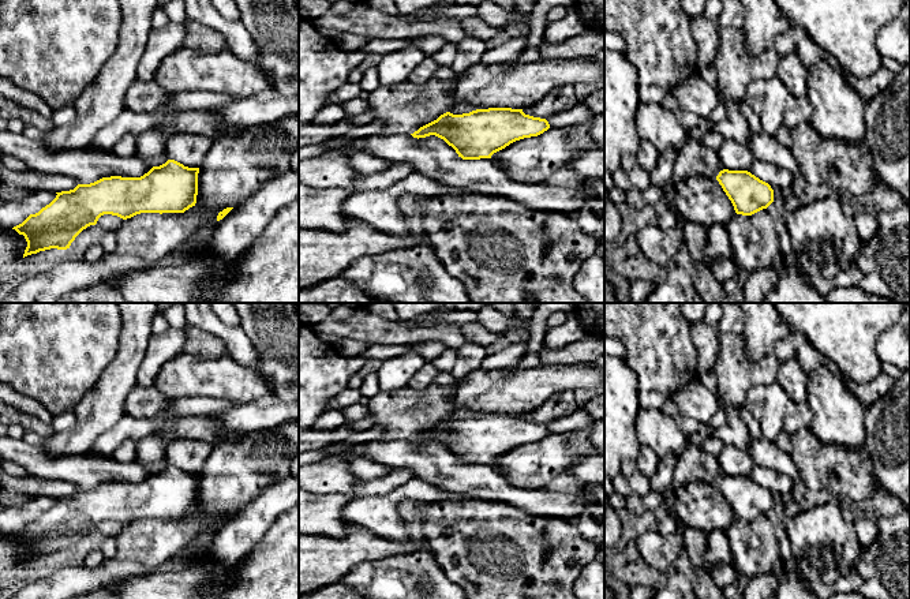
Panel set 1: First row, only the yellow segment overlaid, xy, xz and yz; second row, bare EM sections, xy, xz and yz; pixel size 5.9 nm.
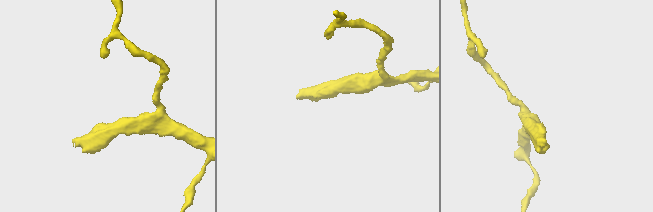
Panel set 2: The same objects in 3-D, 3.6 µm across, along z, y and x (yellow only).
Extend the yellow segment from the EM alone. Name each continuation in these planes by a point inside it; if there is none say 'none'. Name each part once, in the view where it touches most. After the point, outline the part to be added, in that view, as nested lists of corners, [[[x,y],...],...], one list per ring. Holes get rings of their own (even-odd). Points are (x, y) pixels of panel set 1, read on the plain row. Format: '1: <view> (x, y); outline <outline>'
none

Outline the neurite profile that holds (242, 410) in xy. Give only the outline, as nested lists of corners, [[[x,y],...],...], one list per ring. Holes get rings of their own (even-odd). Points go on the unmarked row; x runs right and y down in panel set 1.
[[[271,393],[256,403],[210,415],[221,433],[270,430],[289,420],[299,420],[299,405],[282,403]]]

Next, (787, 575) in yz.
[[[779,562],[775,568],[778,589],[771,599],[819,599],[799,584],[801,573],[794,562]]]

